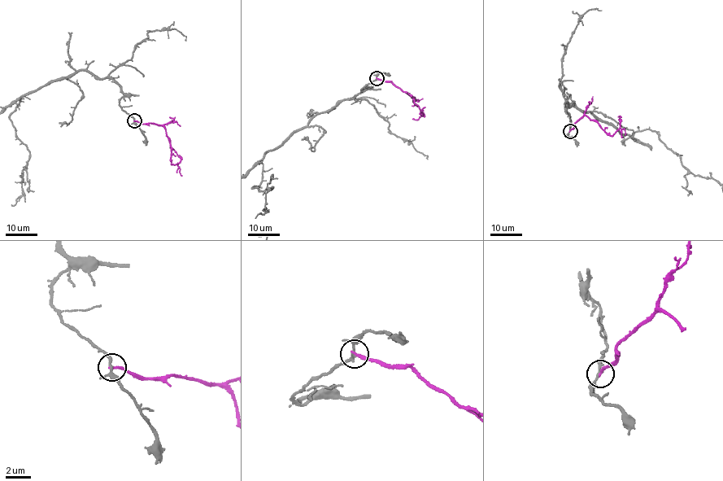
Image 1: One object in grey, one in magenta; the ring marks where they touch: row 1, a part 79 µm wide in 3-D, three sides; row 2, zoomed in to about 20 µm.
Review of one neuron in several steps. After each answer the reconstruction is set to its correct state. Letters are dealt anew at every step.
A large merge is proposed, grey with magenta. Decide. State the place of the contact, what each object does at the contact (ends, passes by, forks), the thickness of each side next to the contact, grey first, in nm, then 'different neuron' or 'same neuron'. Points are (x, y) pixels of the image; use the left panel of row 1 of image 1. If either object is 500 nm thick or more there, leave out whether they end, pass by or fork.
(134, 120) | grey passes by | magenta ends | 180/220 nm | different neuron

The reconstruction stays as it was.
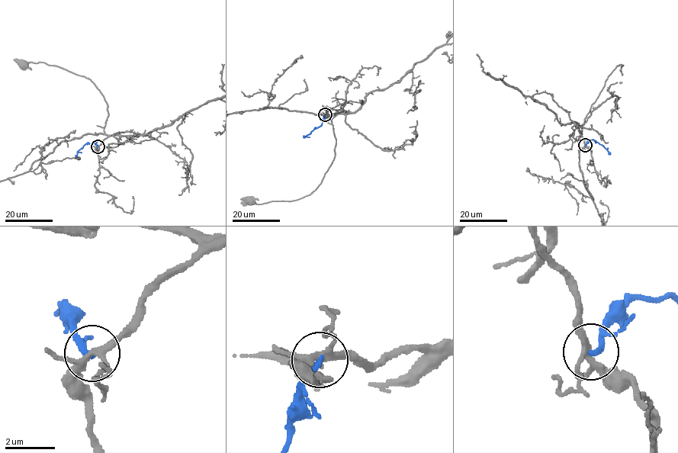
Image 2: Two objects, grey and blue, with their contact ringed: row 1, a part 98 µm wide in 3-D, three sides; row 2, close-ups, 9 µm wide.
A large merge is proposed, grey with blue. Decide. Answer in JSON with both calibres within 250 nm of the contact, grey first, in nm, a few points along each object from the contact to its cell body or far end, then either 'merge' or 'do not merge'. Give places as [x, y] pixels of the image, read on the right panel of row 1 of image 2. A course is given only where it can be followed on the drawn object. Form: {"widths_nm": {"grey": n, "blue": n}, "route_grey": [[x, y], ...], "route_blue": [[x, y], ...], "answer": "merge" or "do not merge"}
{"widths_nm": {"grey": 200, "blue": 240}, "route_grey": [[585, 145], [579, 130], [586, 115], [605, 80], [621, 65], [623, 65], [620, 70], [622, 76], [618, 82]], "route_blue": [[585, 145], [589, 139], [595, 141], [610, 154]], "answer": "do not merge"}

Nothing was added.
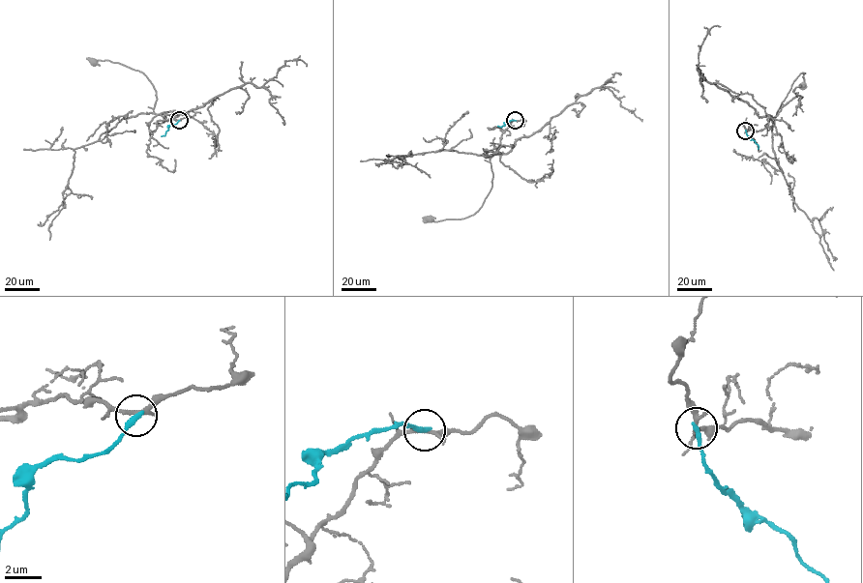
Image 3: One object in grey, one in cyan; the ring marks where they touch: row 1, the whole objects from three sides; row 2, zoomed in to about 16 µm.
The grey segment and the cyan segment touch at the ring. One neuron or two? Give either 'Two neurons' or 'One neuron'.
Two neurons

